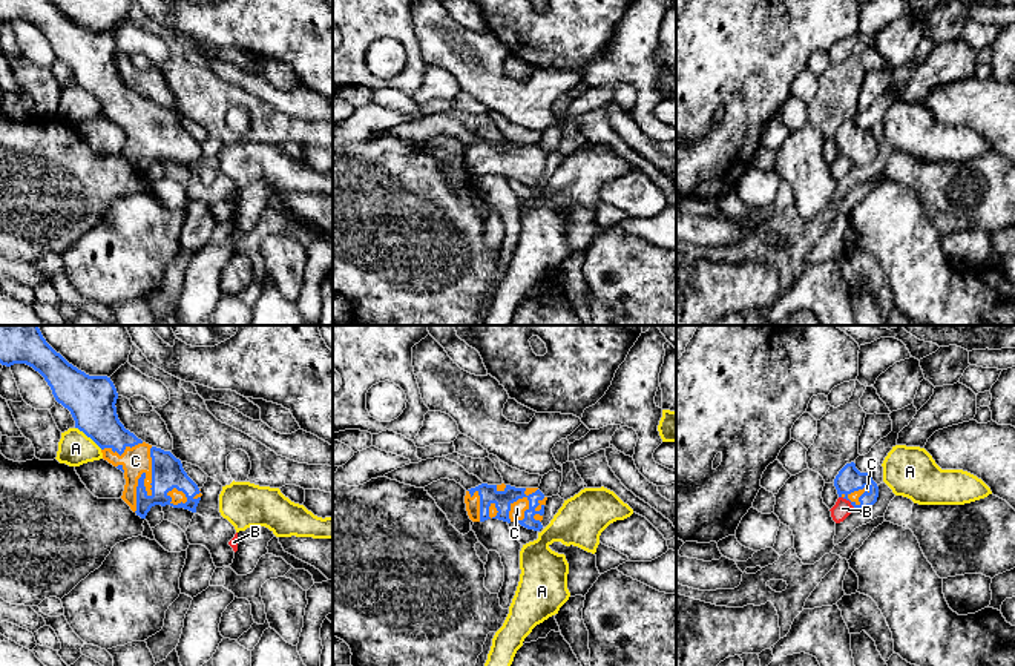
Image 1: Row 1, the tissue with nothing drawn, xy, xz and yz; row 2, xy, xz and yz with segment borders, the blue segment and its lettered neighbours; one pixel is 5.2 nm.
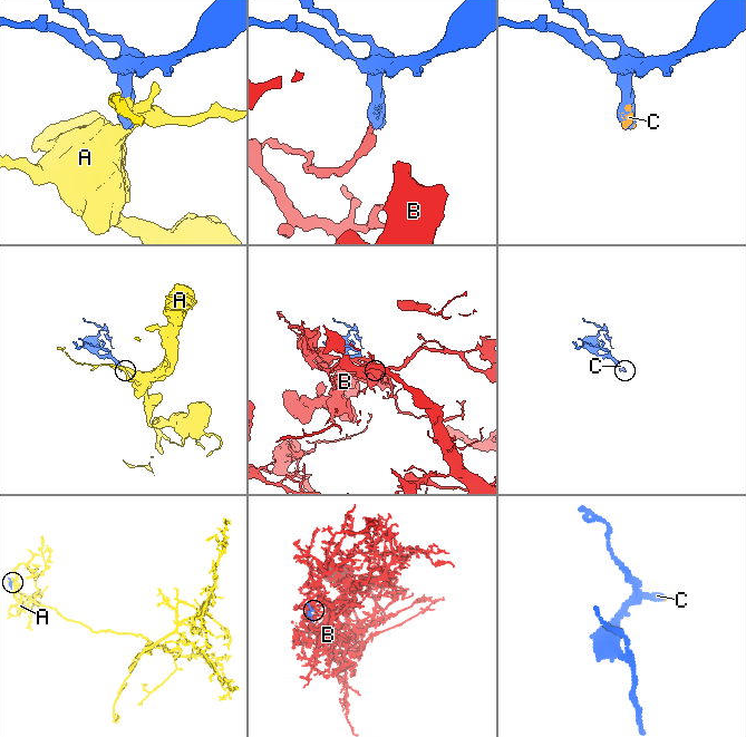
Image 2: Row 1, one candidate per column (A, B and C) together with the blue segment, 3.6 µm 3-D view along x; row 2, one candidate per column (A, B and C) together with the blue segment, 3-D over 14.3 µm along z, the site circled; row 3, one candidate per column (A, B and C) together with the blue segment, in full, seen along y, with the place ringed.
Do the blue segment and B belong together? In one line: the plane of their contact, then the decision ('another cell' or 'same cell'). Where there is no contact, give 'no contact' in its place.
contact in yz; another cell

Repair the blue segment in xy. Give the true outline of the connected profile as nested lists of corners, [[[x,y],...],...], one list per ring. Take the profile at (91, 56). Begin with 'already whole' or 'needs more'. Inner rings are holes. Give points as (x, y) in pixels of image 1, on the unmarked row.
needs more; [[[0,0],[0,20],[6,23],[26,20],[44,34],[55,57],[71,68],[75,84],[101,104],[104,117],[124,129],[126,141],[121,155],[136,172],[146,175],[155,161],[170,161],[196,169],[202,152],[201,146],[187,132],[181,117],[170,107],[152,103],[124,84],[117,71],[118,49],[110,34],[86,31],[69,20],[49,0]]]

